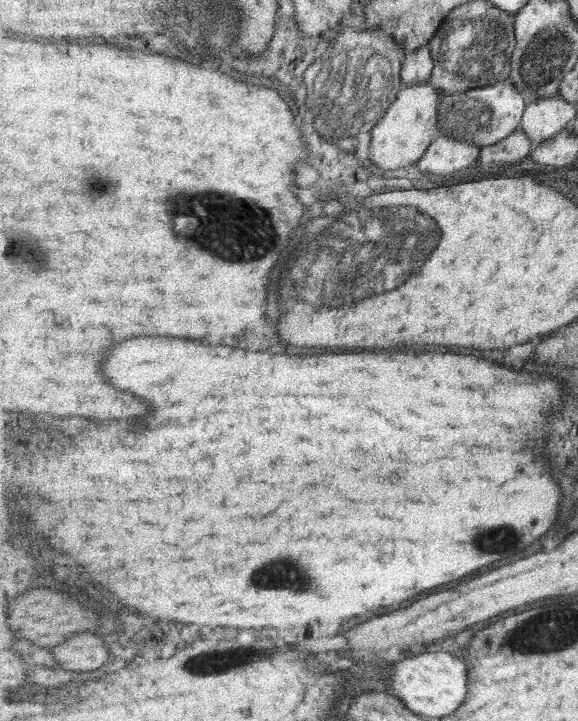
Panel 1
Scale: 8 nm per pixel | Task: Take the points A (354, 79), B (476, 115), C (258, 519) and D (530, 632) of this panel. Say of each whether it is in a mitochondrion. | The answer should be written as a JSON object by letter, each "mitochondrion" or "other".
{"A":"mitochondrion","B":"mitochondrion","C":"other","D":"mitochondrion"}

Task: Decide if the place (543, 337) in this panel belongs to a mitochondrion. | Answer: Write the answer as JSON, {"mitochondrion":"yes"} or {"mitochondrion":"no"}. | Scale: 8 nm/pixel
{"mitochondrion":"no"}

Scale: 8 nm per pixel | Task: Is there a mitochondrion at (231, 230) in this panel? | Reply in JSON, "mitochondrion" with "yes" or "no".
{"mitochondrion":"yes"}

